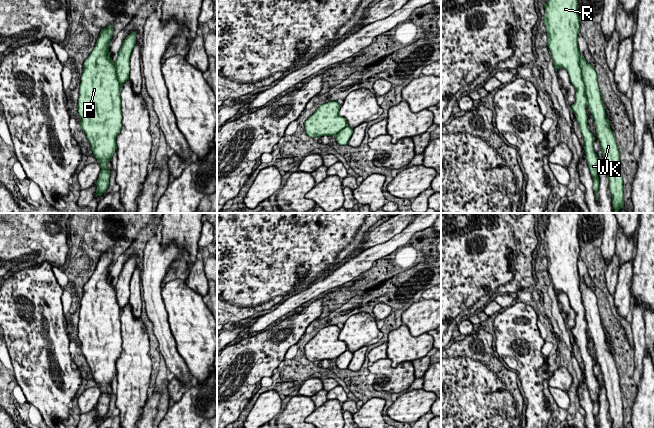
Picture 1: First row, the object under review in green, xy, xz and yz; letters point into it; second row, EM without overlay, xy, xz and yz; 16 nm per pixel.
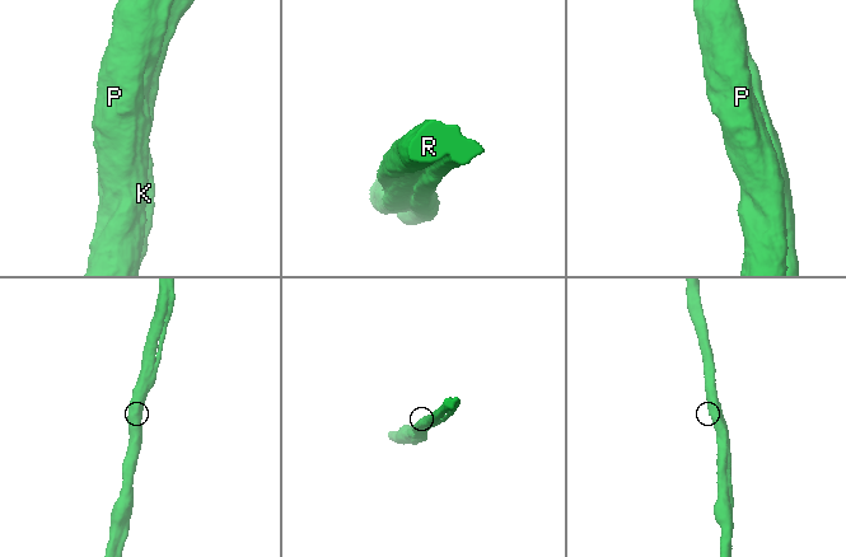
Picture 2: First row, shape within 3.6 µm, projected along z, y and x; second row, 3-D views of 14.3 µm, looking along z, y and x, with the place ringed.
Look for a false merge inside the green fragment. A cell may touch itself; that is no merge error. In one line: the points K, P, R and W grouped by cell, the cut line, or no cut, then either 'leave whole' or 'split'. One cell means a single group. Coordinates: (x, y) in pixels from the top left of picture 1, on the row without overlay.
K P R W; no cut; leave whole

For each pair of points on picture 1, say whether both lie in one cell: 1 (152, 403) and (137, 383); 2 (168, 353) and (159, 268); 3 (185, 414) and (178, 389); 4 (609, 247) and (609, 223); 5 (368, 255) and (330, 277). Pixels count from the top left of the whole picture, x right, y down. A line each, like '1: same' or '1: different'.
1: different
2: same
3: same
4: same
5: same

